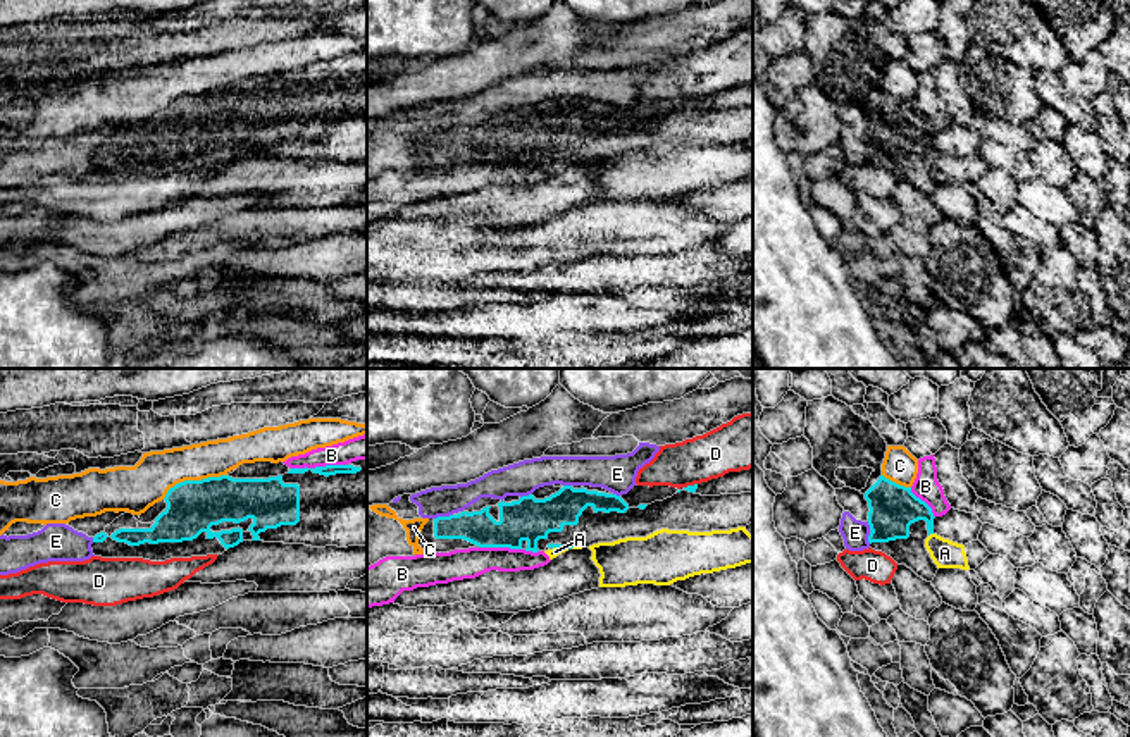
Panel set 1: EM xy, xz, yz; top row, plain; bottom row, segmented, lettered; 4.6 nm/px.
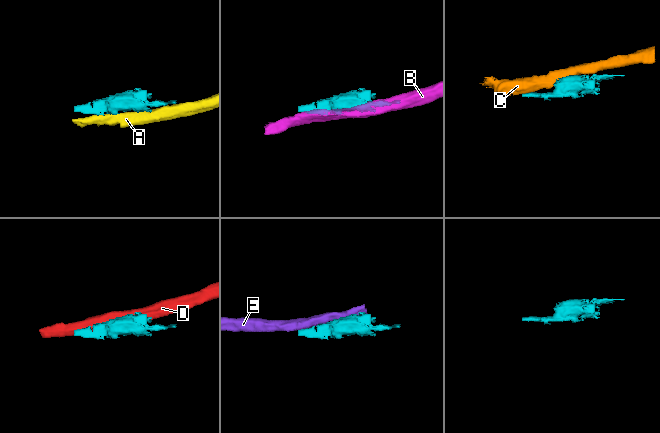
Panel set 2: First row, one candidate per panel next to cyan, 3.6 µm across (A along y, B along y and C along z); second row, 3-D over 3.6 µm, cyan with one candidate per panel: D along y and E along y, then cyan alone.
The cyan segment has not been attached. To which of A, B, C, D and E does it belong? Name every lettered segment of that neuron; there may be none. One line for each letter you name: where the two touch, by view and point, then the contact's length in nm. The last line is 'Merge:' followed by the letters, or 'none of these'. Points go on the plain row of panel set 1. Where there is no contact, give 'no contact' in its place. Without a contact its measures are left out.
Merge: none of these

